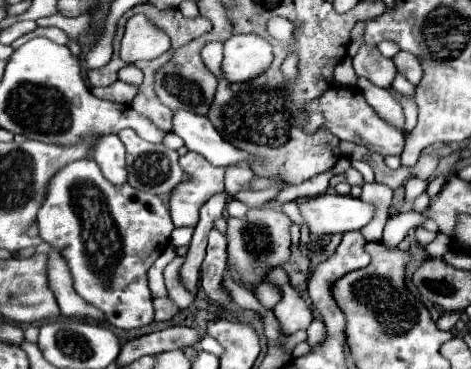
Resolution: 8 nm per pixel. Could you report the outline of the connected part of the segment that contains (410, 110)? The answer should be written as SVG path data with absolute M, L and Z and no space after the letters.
M388 88L392 92L394 98L398 98L398 102L402 104L404 108L404 114L406 114L406 134L410 134L410 130L416 126L416 118L418 118L418 104L414 98L408 98L408 96L398 96L398 92L394 92L394 88Z

